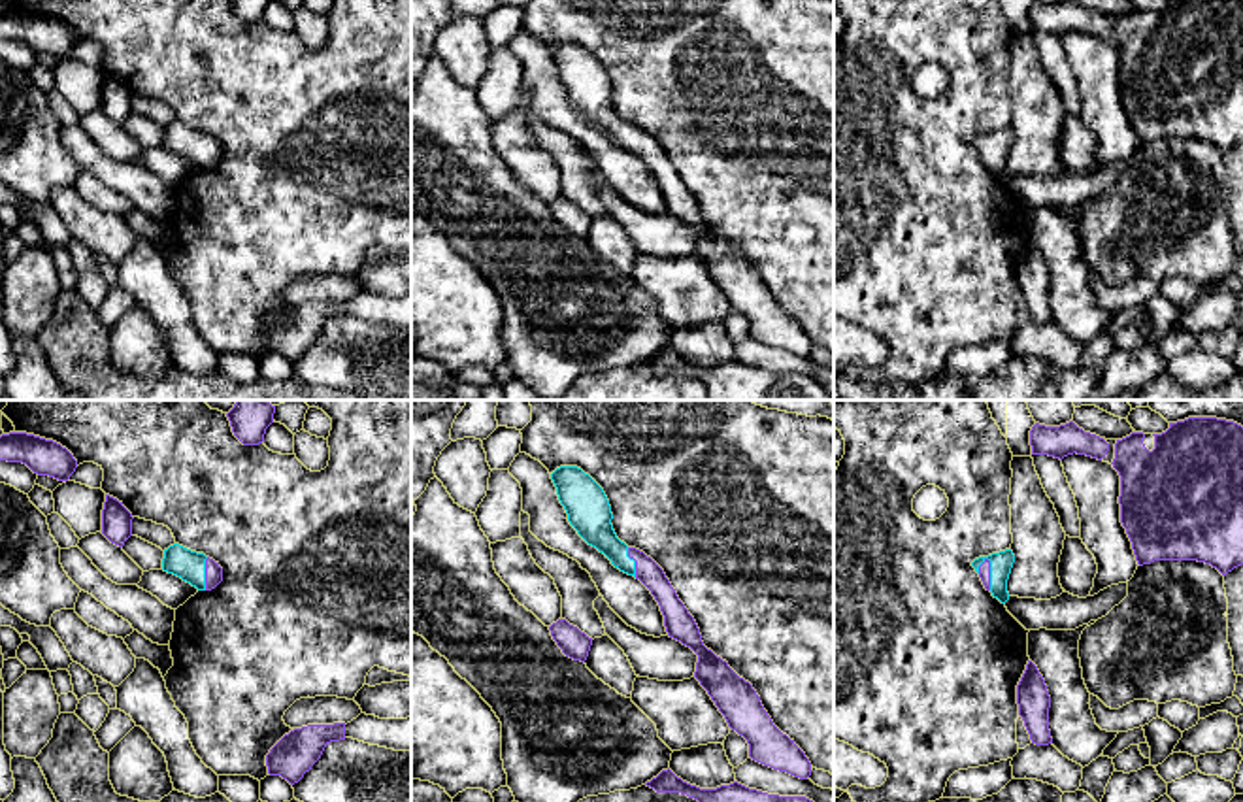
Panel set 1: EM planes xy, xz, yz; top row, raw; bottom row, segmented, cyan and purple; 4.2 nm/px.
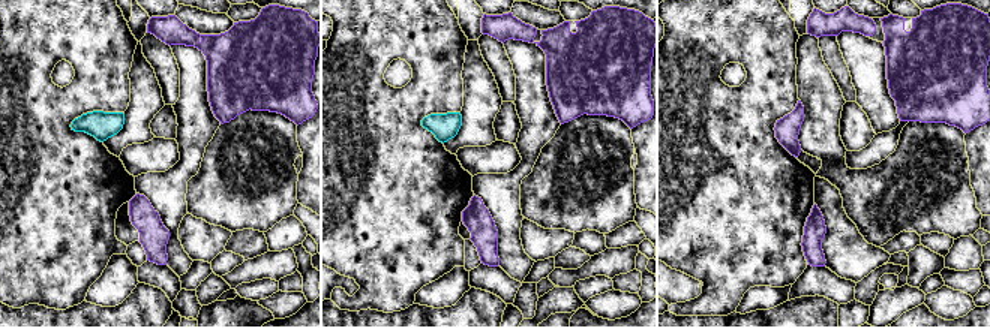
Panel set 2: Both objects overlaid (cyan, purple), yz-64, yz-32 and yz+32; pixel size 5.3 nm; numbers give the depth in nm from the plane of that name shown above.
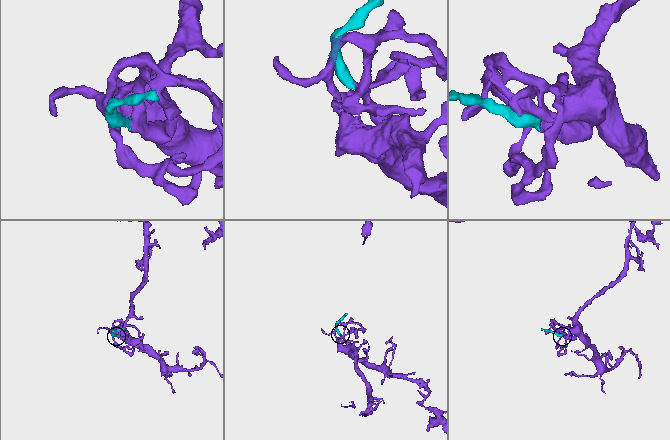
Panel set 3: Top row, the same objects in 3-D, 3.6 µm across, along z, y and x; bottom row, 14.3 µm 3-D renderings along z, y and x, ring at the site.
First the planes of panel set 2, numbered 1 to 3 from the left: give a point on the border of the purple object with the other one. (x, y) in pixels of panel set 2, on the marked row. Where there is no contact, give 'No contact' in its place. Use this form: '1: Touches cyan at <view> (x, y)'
1: No contact
2: No contact
3: No contact

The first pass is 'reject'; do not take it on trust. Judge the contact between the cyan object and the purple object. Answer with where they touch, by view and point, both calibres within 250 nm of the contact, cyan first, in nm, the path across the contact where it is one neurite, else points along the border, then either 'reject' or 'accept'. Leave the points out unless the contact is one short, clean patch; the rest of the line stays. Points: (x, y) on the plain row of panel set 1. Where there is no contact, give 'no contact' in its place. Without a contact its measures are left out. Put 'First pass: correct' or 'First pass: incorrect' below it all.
yz (991, 151) | 100/50 nm | across yz (1000, 140), (991, 151), (985, 146) | accept
First pass: incorrect

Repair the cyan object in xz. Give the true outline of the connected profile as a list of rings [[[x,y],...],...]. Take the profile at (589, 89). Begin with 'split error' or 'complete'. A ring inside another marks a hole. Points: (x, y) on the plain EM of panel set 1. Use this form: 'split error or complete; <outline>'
split error; [[[560,43],[551,57],[577,111],[604,130],[615,145],[639,157],[658,179],[668,213],[698,232],[694,255],[728,304],[747,317],[749,334],[773,347],[807,357],[811,340],[805,330],[773,302],[753,262],[704,223],[694,194],[679,177],[664,147],[643,128],[617,115],[604,66],[577,43]]]

